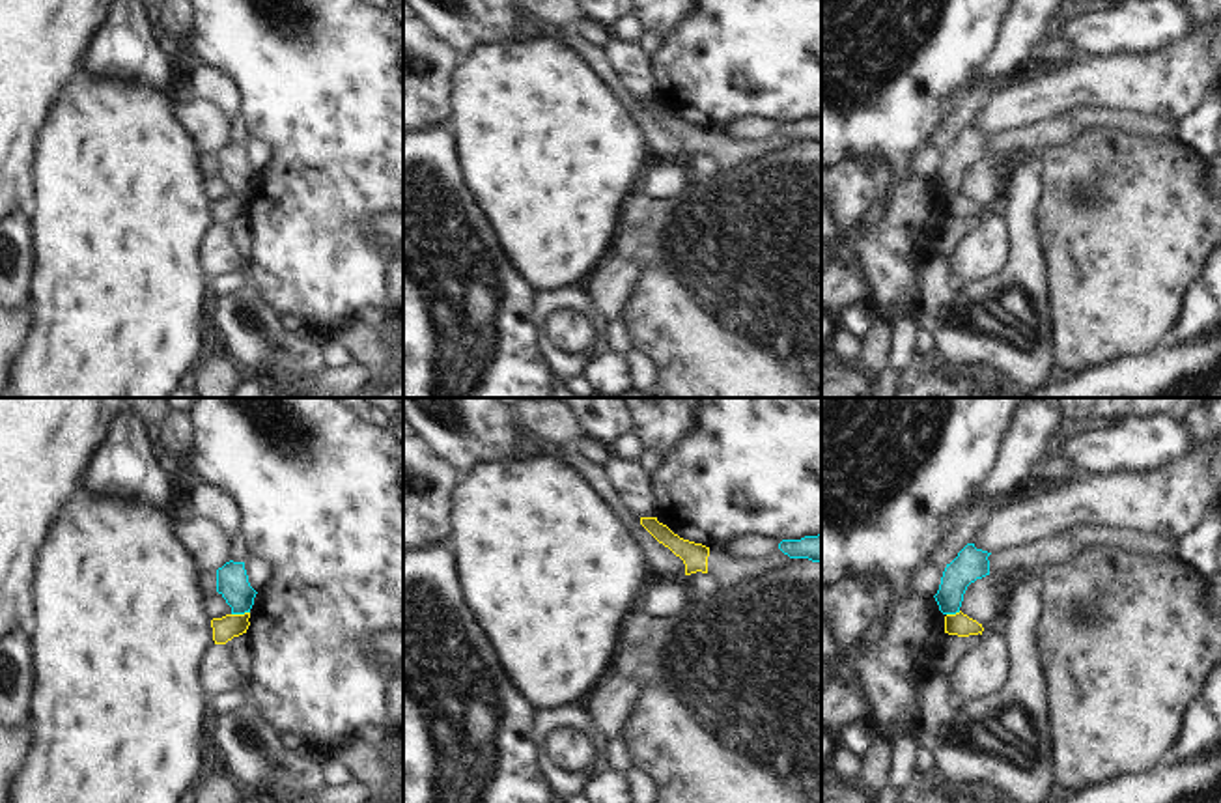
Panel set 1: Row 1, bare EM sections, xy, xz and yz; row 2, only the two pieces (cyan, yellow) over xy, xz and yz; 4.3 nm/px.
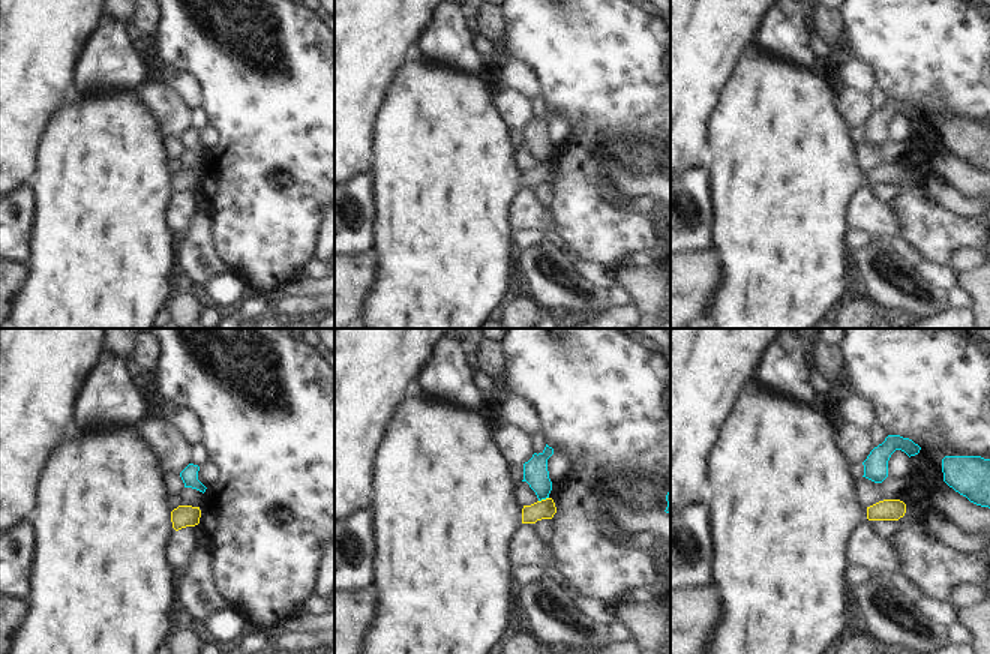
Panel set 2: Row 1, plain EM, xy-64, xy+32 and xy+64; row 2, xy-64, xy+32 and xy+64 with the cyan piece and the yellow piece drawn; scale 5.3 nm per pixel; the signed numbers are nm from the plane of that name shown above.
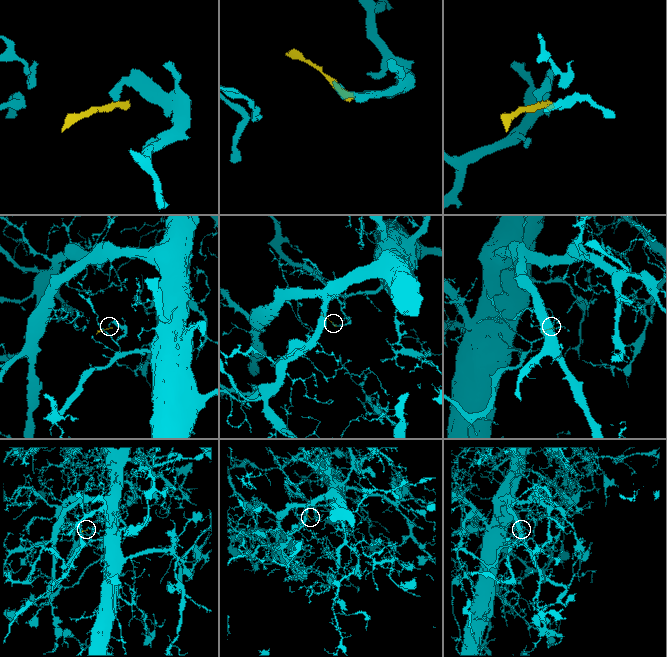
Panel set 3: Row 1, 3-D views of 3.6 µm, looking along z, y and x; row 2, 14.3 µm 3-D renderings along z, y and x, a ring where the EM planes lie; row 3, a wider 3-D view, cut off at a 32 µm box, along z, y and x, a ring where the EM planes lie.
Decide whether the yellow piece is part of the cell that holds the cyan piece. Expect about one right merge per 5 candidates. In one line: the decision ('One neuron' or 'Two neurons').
Two neurons.

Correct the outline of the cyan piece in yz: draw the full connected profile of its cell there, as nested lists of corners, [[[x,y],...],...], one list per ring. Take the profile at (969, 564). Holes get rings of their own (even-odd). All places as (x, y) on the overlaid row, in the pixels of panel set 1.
[[[967,543],[958,556],[947,564],[937,594],[933,596],[943,614],[960,613],[963,594],[971,583],[989,575],[991,553]]]

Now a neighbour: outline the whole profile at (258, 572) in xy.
[[[250,555],[245,560],[245,570],[246,570],[246,575],[248,575],[248,583],[256,592],[260,592],[269,583],[271,570],[269,570],[269,564],[263,558]]]

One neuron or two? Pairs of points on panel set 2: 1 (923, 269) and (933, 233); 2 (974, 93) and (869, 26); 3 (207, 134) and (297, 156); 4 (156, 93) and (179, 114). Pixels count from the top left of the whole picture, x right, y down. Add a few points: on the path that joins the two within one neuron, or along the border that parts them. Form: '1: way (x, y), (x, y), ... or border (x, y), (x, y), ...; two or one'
1: border (927, 261), (945, 266); two
2: way (948, 68), (932, 51), (894, 26); one
3: border (209, 122), (216, 131), (218, 141), (207, 152); two
4: way (162, 99), (173, 110); one

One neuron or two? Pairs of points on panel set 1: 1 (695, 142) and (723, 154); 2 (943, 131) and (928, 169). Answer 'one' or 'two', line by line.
1: one
2: two

